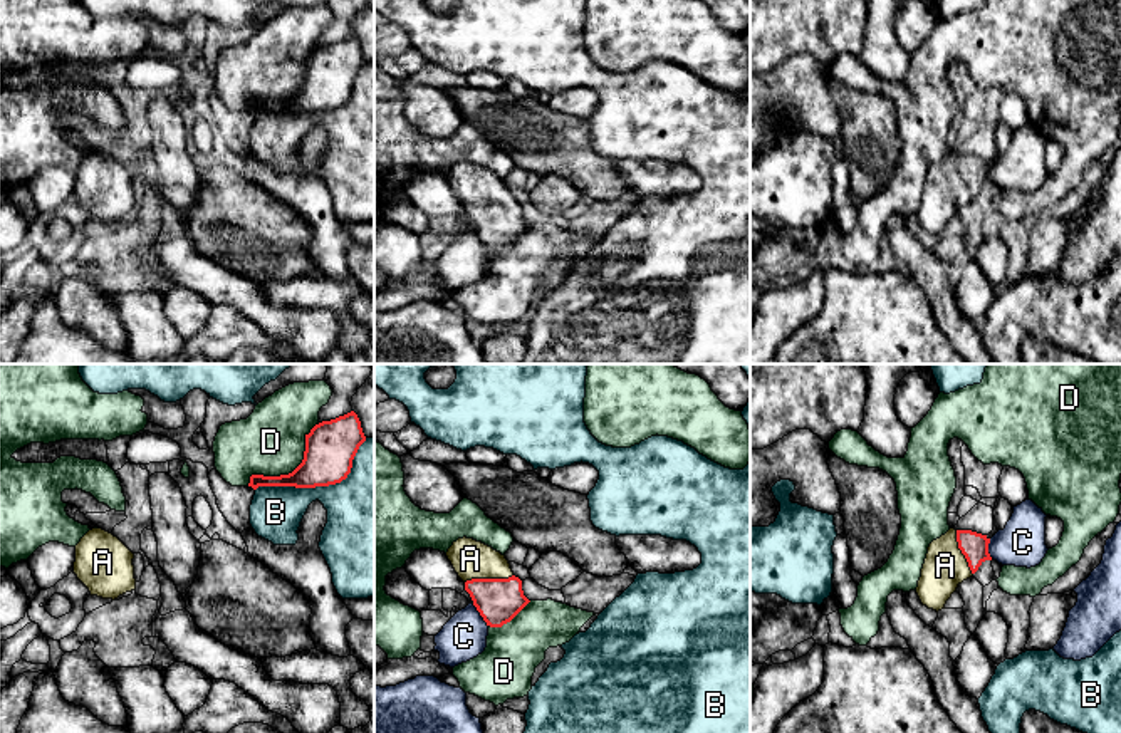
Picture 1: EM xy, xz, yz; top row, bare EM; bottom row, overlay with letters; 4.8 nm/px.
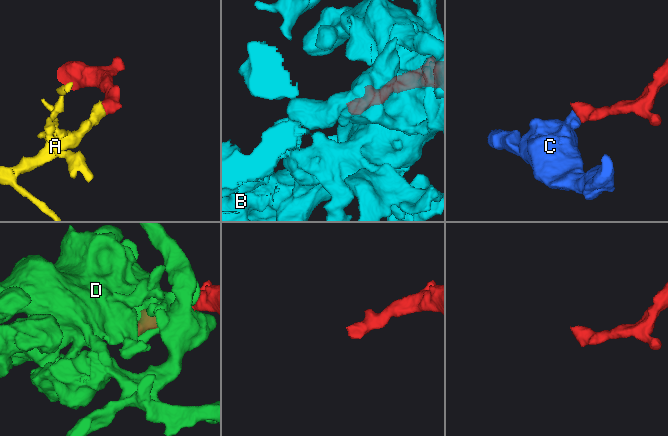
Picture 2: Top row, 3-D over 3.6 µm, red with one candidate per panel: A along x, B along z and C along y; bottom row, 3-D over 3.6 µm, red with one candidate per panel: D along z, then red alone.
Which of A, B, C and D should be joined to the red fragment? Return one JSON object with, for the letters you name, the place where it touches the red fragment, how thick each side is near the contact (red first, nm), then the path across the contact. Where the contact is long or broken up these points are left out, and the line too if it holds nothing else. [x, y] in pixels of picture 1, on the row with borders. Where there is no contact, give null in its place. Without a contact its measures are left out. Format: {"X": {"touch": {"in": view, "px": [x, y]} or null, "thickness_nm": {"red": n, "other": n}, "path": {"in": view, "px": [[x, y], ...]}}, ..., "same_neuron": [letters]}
{"A": {"touch": {"in": "xz", "px": [489, 579]}, "thickness_nm": {"red": 220, "other": 190}, "path": {"in": "xz", "px": [[499, 601], [489, 579], [470, 559]]}}, "same_neuron": ["A"]}

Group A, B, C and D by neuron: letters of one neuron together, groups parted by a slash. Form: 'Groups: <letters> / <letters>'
Groups: A / B D / C

